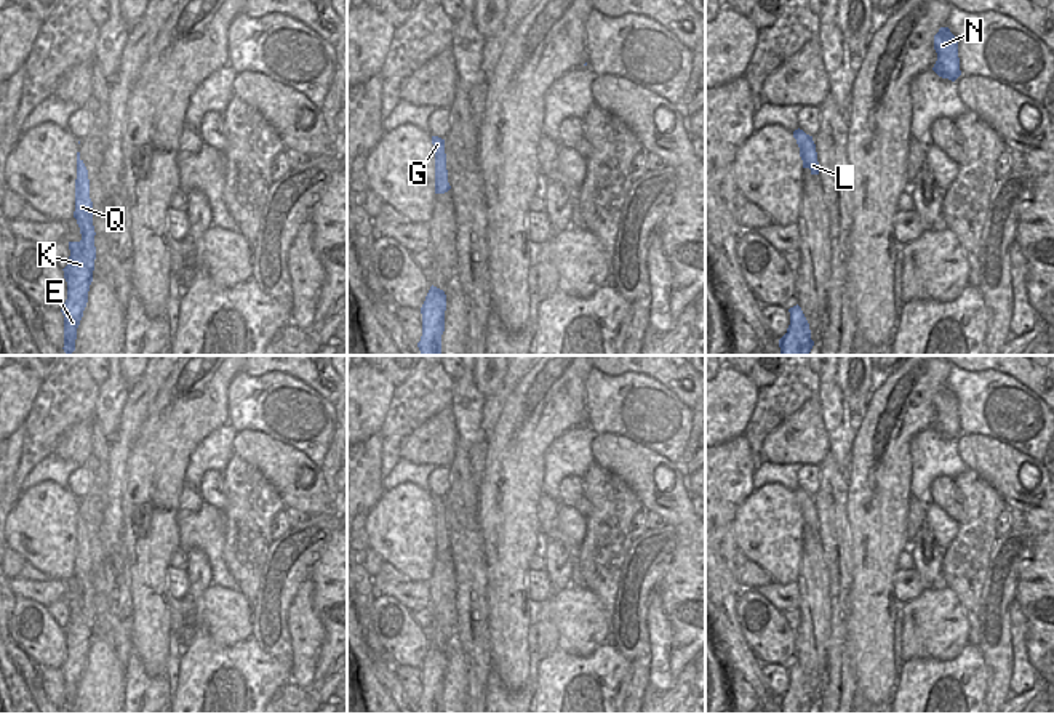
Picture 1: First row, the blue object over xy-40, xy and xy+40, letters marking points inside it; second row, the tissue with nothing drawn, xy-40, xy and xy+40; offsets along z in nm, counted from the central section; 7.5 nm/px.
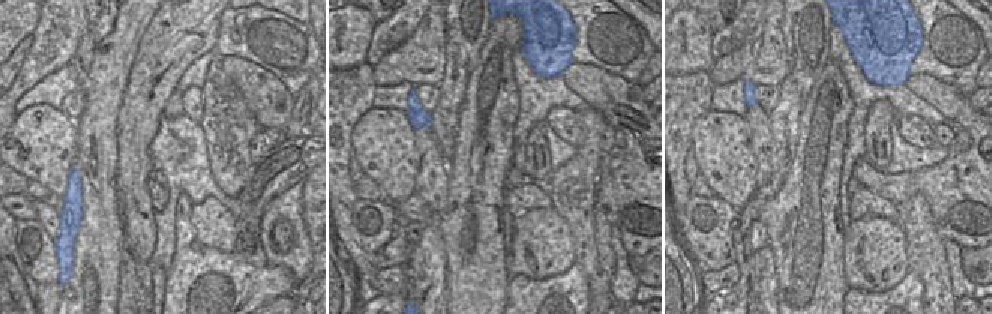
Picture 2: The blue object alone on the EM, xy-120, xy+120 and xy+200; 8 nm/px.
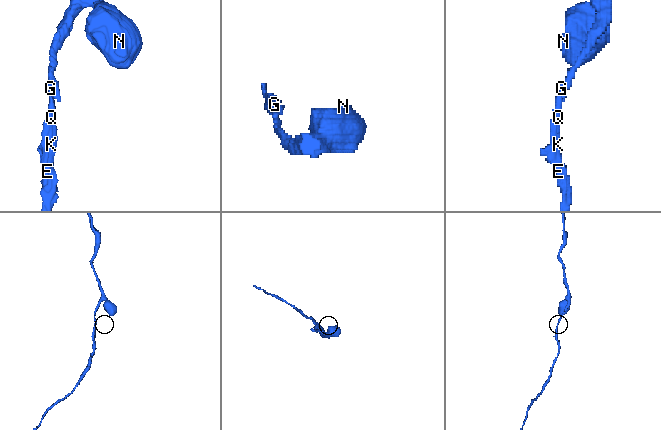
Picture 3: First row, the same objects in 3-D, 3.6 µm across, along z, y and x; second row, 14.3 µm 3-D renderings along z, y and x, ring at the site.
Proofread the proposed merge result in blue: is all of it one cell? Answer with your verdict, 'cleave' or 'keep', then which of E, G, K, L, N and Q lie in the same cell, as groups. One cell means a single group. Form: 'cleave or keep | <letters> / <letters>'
keep | E G K L N Q

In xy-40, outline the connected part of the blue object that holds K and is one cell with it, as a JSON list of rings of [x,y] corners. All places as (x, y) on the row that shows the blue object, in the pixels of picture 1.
[[[77,152],[75,211],[74,218],[80,227],[82,240],[69,242],[69,264],[62,269],[67,282],[67,299],[61,309],[64,315],[64,352],[75,351],[77,328],[88,303],[93,282],[96,247],[93,226],[93,202],[90,199],[88,170]]]

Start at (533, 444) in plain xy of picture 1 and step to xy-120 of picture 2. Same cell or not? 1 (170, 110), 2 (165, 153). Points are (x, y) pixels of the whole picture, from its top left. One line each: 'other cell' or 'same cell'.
1: other cell
2: other cell

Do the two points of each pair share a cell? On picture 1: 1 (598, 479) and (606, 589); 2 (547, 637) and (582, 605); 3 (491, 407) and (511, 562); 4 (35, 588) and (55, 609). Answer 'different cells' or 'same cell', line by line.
1: same cell
2: same cell
3: different cells
4: different cells

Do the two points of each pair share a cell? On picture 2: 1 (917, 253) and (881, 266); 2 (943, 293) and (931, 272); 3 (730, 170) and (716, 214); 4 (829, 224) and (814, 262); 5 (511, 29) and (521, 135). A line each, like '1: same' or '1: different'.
1: different
2: same
3: different
4: same
5: different

